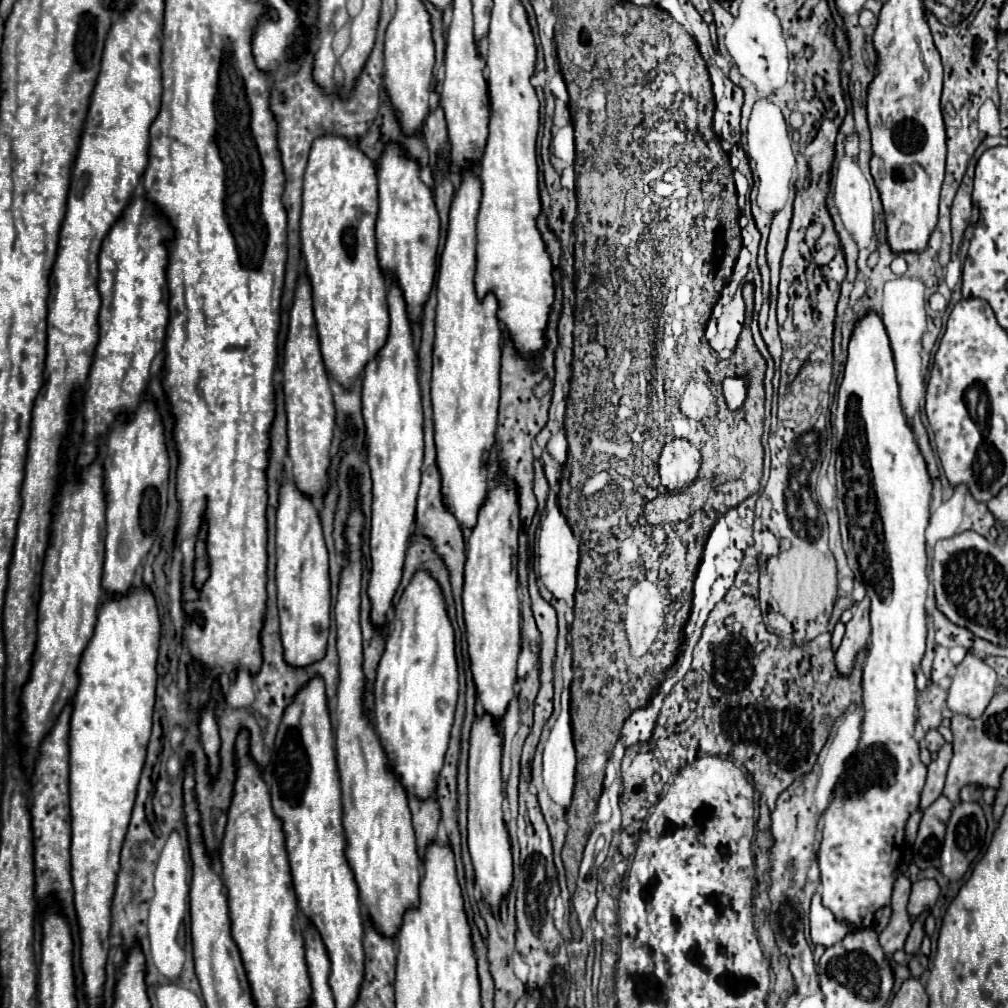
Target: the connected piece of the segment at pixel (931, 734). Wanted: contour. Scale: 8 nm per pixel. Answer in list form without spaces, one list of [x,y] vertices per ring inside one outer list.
[[[929,730],[929,732],[927,732],[927,736],[925,736],[925,742],[927,742],[929,752],[937,752],[937,750],[945,744],[943,736],[941,736],[937,730]]]

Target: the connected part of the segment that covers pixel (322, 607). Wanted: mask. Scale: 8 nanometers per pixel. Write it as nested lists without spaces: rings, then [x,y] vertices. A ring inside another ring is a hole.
[[[281,480],[279,490],[279,510],[277,510],[277,608],[281,624],[283,658],[295,668],[305,668],[315,660],[323,660],[329,636],[329,612],[331,612],[331,584],[329,584],[329,556],[323,540],[321,522],[313,502],[303,496],[293,482]]]

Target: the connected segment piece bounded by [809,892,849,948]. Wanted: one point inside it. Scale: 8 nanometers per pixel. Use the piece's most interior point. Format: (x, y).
(825, 930)

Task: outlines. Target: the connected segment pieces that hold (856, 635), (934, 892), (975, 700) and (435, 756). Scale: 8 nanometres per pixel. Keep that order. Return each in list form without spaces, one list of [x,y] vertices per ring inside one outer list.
[[[867,596],[853,606],[853,618],[847,622],[847,632],[843,636],[843,642],[835,654],[837,668],[841,674],[849,674],[855,662],[855,656],[861,648],[867,646],[871,634],[869,626],[869,600]]]
[[[915,880],[911,884],[911,896],[909,896],[909,904],[907,904],[907,912],[911,916],[919,916],[927,910],[933,908],[933,904],[939,898],[939,884],[935,880]]]
[[[967,654],[965,660],[957,666],[957,674],[953,676],[947,696],[947,708],[955,714],[979,718],[993,698],[995,688],[995,670],[987,666],[981,658]]]
[[[415,572],[411,584],[405,588],[399,606],[395,608],[393,630],[385,642],[385,652],[377,668],[375,680],[375,732],[383,750],[387,752],[389,770],[399,778],[407,794],[427,800],[437,788],[439,772],[443,768],[449,734],[457,706],[457,660],[455,660],[455,634],[447,618],[445,600],[439,584],[431,574]]]

